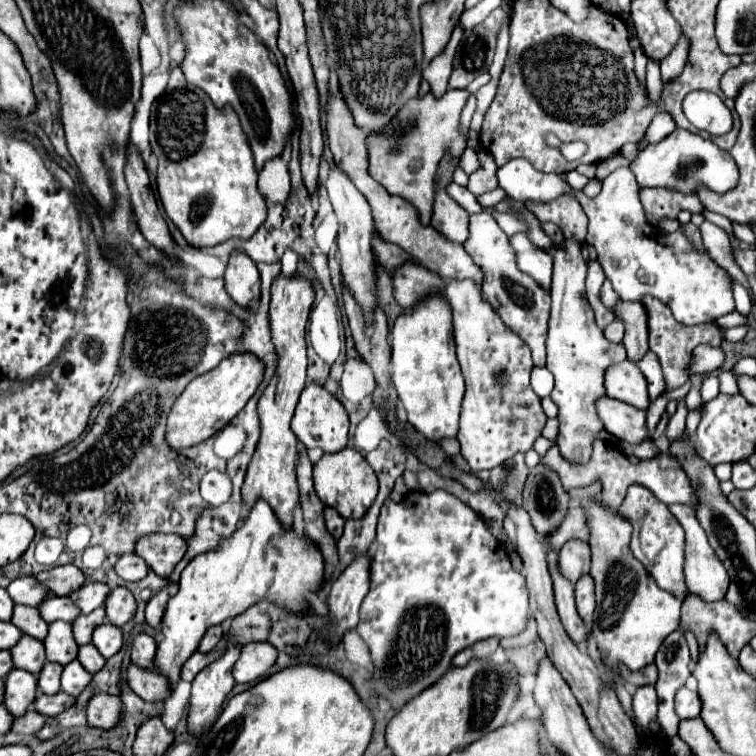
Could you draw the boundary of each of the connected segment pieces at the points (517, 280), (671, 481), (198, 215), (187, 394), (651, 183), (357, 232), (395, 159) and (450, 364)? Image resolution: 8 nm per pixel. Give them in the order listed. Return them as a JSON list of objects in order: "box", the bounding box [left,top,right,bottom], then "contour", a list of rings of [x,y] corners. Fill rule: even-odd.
[{"box":[464,213,550,365],"contour":[[[472,213],[470,215],[470,237],[464,243],[468,255],[478,263],[484,271],[484,297],[498,311],[500,319],[510,327],[516,335],[524,339],[524,343],[532,351],[534,365],[546,365],[546,335],[548,335],[548,315],[550,315],[550,293],[540,291],[530,275],[524,275],[516,267],[516,257],[512,255],[512,247],[508,247],[508,235],[496,225],[490,213]]]},{"box":[542,439,698,509],"contour":[[[596,439],[594,442],[594,451],[592,451],[592,459],[586,463],[586,465],[570,465],[566,461],[562,461],[560,453],[558,453],[558,447],[550,447],[548,453],[542,457],[542,463],[546,467],[550,467],[562,481],[562,487],[568,491],[572,487],[584,487],[588,483],[592,483],[594,479],[600,479],[602,481],[602,495],[600,495],[600,503],[604,503],[606,507],[620,507],[622,503],[622,495],[626,495],[626,489],[632,485],[632,483],[640,483],[644,485],[646,489],[650,489],[662,503],[666,505],[674,505],[674,503],[682,503],[682,505],[688,505],[692,509],[698,507],[698,495],[696,495],[696,489],[692,487],[690,483],[690,477],[686,475],[684,467],[680,465],[680,461],[670,455],[670,451],[660,451],[658,455],[654,455],[652,459],[640,459],[638,463],[630,463],[626,459],[624,453],[618,451],[618,447],[610,441],[602,441],[602,439]]]},{"box":[150,67,266,247],"contour":[[[180,67],[170,71],[170,81],[160,99],[156,99],[150,111],[150,145],[158,157],[156,187],[166,209],[166,215],[180,229],[188,245],[214,247],[228,239],[250,239],[258,227],[266,221],[266,203],[258,193],[258,173],[252,163],[252,151],[244,139],[244,131],[238,123],[238,115],[232,107],[216,109],[212,99],[200,87],[190,85]]]},{"box":[166,353,264,451],"contour":[[[234,353],[212,371],[190,381],[186,391],[174,401],[170,415],[168,415],[166,441],[170,449],[180,451],[180,449],[200,445],[202,441],[210,439],[220,429],[224,429],[228,421],[234,415],[238,415],[244,409],[246,401],[254,395],[262,375],[264,375],[264,367],[260,367],[260,361],[254,355]]]},{"box":[630,129,738,193],"contour":[[[676,129],[656,145],[648,145],[642,153],[638,153],[630,169],[636,175],[640,187],[672,187],[684,193],[696,191],[698,185],[712,187],[712,191],[728,191],[738,179],[736,163],[732,163],[728,151],[722,151],[716,143],[684,129]]]},{"box":[324,165,378,323],"contour":[[[330,165],[328,177],[324,179],[324,187],[328,191],[328,199],[332,203],[332,209],[338,217],[338,253],[342,257],[342,275],[350,291],[354,293],[354,299],[362,305],[366,323],[372,319],[374,305],[378,303],[376,295],[376,279],[374,279],[374,257],[370,251],[370,237],[374,233],[374,219],[368,201],[360,195],[360,191],[352,185],[352,179],[344,171],[340,171],[338,165]]]},{"box":[366,89,468,225],"contour":[[[448,89],[442,97],[434,97],[434,93],[426,93],[420,99],[414,97],[400,107],[400,111],[384,129],[374,131],[366,137],[370,177],[376,179],[388,193],[412,203],[418,209],[420,223],[424,225],[430,225],[430,219],[432,219],[432,207],[434,207],[434,197],[438,189],[438,167],[440,167],[442,157],[444,155],[460,157],[468,143],[468,137],[460,133],[460,111],[466,99],[468,99],[468,91],[462,91],[462,89]]]},{"box":[392,299,464,443],"contour":[[[446,299],[420,303],[416,311],[396,319],[392,327],[392,361],[394,387],[408,413],[408,423],[434,443],[456,439],[460,403],[464,397],[464,377],[454,353],[452,313],[448,311]]]}]

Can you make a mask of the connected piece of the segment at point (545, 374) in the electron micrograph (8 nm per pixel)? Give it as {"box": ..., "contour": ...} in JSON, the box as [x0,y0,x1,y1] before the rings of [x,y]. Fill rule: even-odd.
{"box":[532,367,554,397],"contour":[[[534,367],[532,369],[532,389],[538,397],[550,397],[554,387],[554,377],[546,367]]]}

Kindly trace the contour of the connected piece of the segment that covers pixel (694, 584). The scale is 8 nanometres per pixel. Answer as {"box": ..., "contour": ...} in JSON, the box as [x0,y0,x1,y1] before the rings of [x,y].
{"box":[670,505,728,603],"contour":[[[680,505],[670,507],[670,511],[686,531],[686,565],[684,565],[684,573],[686,573],[688,589],[694,595],[698,595],[700,599],[704,599],[706,603],[714,603],[714,601],[724,599],[724,591],[728,589],[728,573],[724,571],[724,565],[716,559],[716,553],[712,551],[712,547],[710,547],[710,543],[704,535],[704,529],[700,527],[700,523],[696,519],[696,513],[692,509],[680,507]]]}

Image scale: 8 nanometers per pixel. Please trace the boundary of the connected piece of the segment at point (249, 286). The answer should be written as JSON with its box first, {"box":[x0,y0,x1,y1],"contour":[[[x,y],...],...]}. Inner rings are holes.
{"box":[224,253,260,307],"contour":[[[232,253],[226,273],[224,273],[226,293],[240,307],[250,307],[254,299],[260,297],[260,273],[252,259],[240,253]]]}

